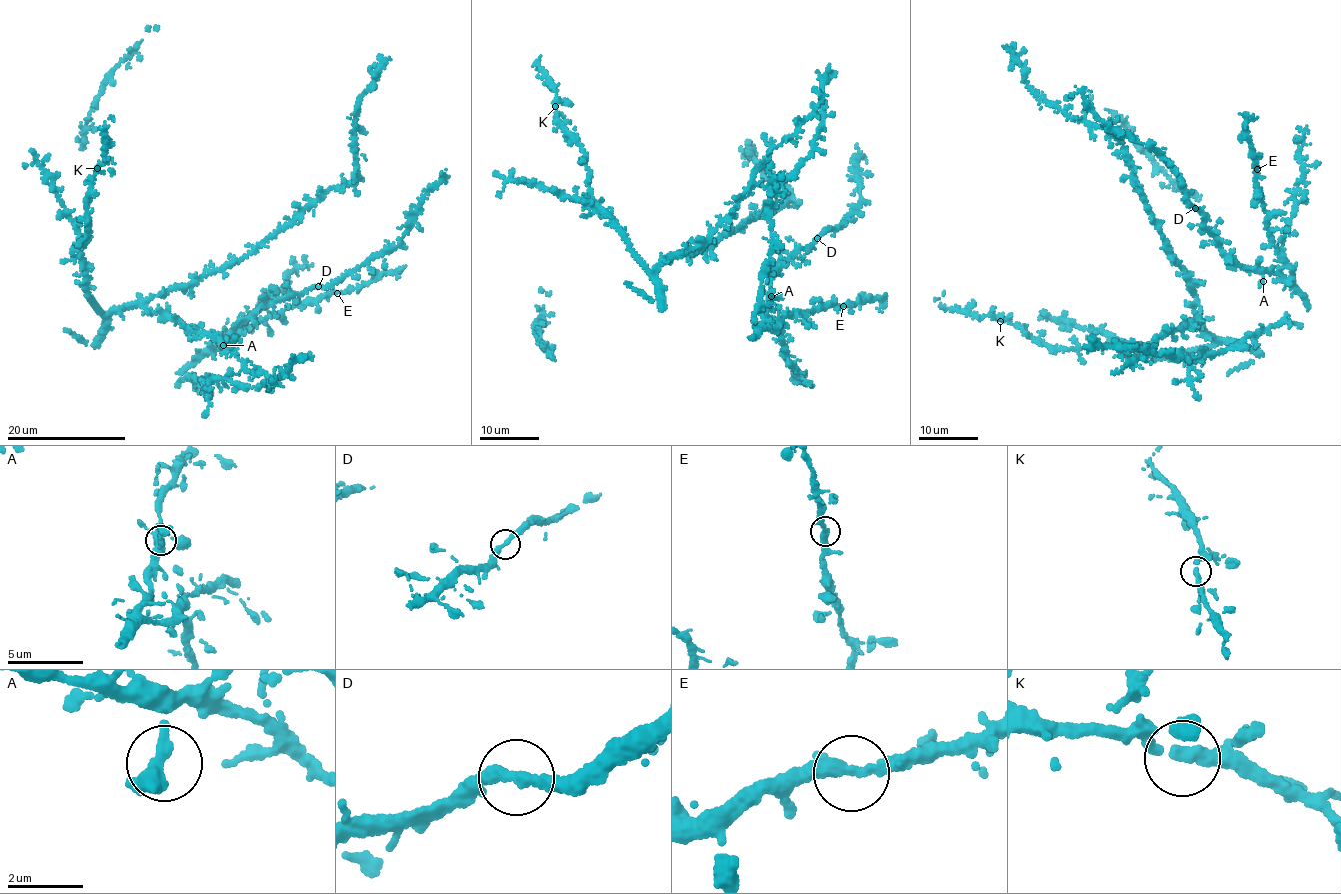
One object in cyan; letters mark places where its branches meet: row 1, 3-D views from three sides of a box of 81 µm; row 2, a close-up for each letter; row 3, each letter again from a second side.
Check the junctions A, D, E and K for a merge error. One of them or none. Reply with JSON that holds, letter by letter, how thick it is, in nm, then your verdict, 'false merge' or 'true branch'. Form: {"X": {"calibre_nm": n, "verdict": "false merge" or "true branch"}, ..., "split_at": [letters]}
{"A": {"calibre_nm": 320, "verdict": "true branch"}, "D": {"calibre_nm": 320, "verdict": "true branch"}, "E": {"calibre_nm": 340, "verdict": "true branch"}, "K": {"calibre_nm": 280, "verdict": "true branch"}, "split_at": []}

